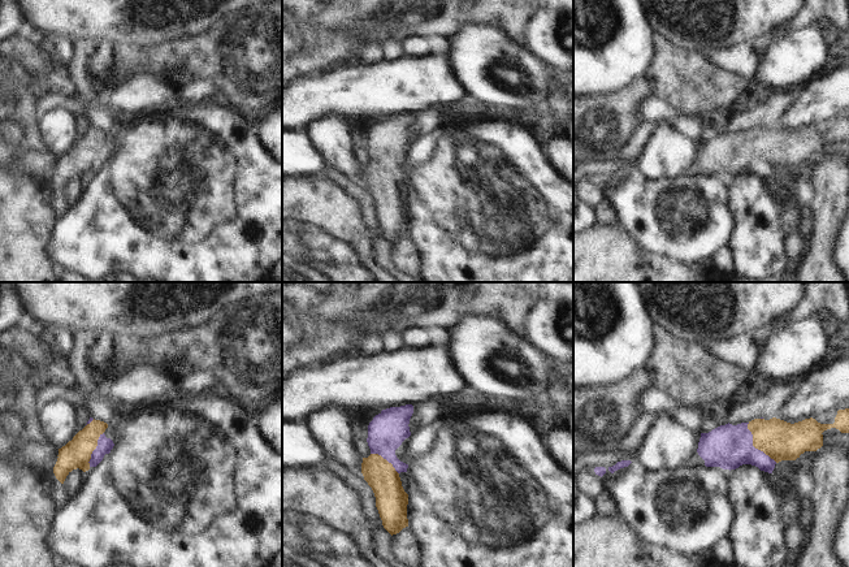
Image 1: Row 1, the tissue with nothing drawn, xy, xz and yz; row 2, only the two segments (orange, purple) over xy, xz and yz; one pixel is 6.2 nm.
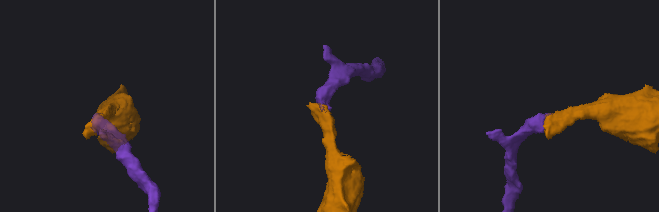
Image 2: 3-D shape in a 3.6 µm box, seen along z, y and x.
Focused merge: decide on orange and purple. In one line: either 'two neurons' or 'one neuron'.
one neuron

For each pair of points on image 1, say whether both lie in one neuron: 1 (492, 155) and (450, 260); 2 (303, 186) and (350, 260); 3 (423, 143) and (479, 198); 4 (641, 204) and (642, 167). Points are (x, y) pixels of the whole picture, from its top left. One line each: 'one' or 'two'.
1: one
2: one
3: one
4: two

